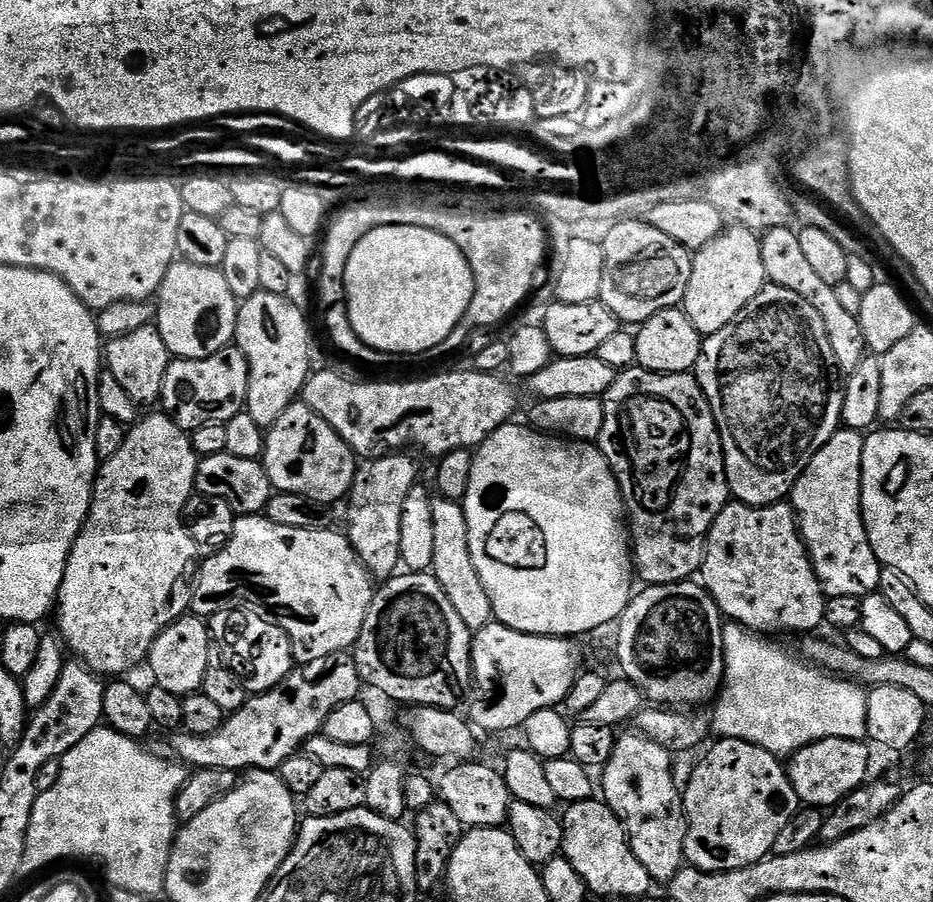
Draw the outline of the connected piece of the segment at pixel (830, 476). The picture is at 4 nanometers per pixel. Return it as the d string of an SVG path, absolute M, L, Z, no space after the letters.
M843 426L810 458L803 474L792 486L790 503L796 512L800 537L808 548L825 597L869 596L880 587L881 563L870 546L860 509L862 454L865 433Z

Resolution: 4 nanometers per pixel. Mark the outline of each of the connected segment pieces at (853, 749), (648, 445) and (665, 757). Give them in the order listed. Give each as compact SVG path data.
M827 736L795 752L787 761L786 771L801 805L831 810L851 792L864 787L869 779L867 747L869 745L863 739L847 740L841 736Z
M633 366L623 369L617 375L614 386L602 397L604 401L604 421L598 447L602 455L608 459L612 473L624 497L627 519L630 521L630 543L634 557L634 572L637 577L644 579L645 585L654 584L683 584L691 581L704 565L704 552L708 549L708 535L722 510L730 502L728 479L724 469L724 451L720 441L720 431L712 413L710 402L692 372L647 372L646 369Z
M629 730L625 736L617 735L614 754L610 754L610 762L602 769L604 776L602 799L610 806L610 810L614 810L614 814L628 832L628 841L634 850L634 858L638 858L638 862L646 866L646 874L650 874L653 882L660 886L667 886L686 864L684 843L688 829L688 815L684 813L681 785L676 785L676 780L672 777L672 760L674 760L673 753L658 746L656 742L650 742L650 738L646 738L640 732Z

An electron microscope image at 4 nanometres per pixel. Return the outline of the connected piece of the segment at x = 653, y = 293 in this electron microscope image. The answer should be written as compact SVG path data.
M643 219L616 222L603 244L605 266L599 301L628 326L639 326L667 308L683 305L692 273L693 253Z

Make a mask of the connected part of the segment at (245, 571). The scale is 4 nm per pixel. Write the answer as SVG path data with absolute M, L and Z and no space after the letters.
M267 514L237 516L234 522L234 534L230 538L230 542L226 542L224 548L215 549L209 555L212 557L205 564L203 561L199 565L192 590L191 611L201 618L210 618L222 610L250 610L267 616L269 620L273 620L280 628L283 628L285 634L292 639L292 654L297 665L318 662L318 658L326 658L335 652L348 652L362 634L362 622L366 622L366 614L370 610L370 602L374 595L374 577L364 569L364 563L358 558L347 535L343 531L336 531L335 527L322 530L294 530L294 526L278 526L278 522L270 522Z

